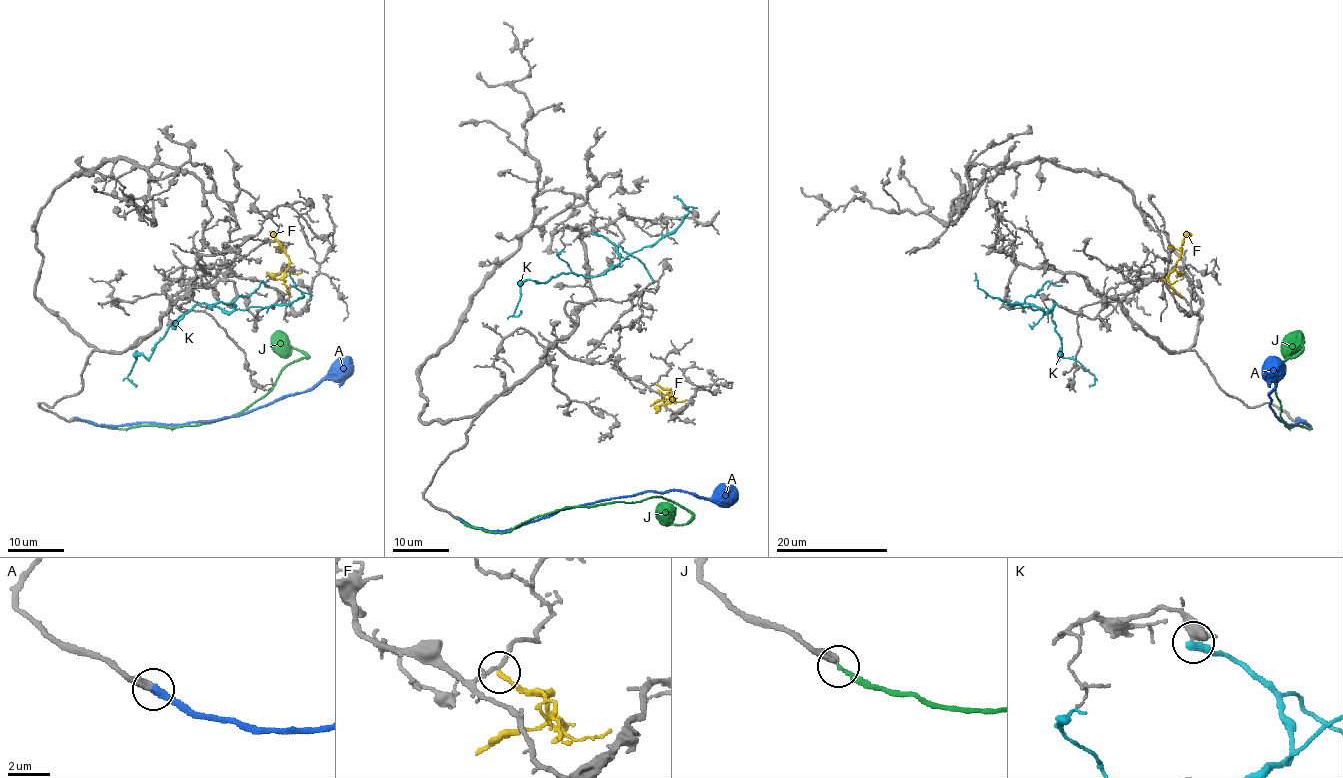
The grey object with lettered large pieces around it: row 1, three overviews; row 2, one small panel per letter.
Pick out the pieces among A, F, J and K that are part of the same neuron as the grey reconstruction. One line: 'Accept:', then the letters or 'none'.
Accept: A

